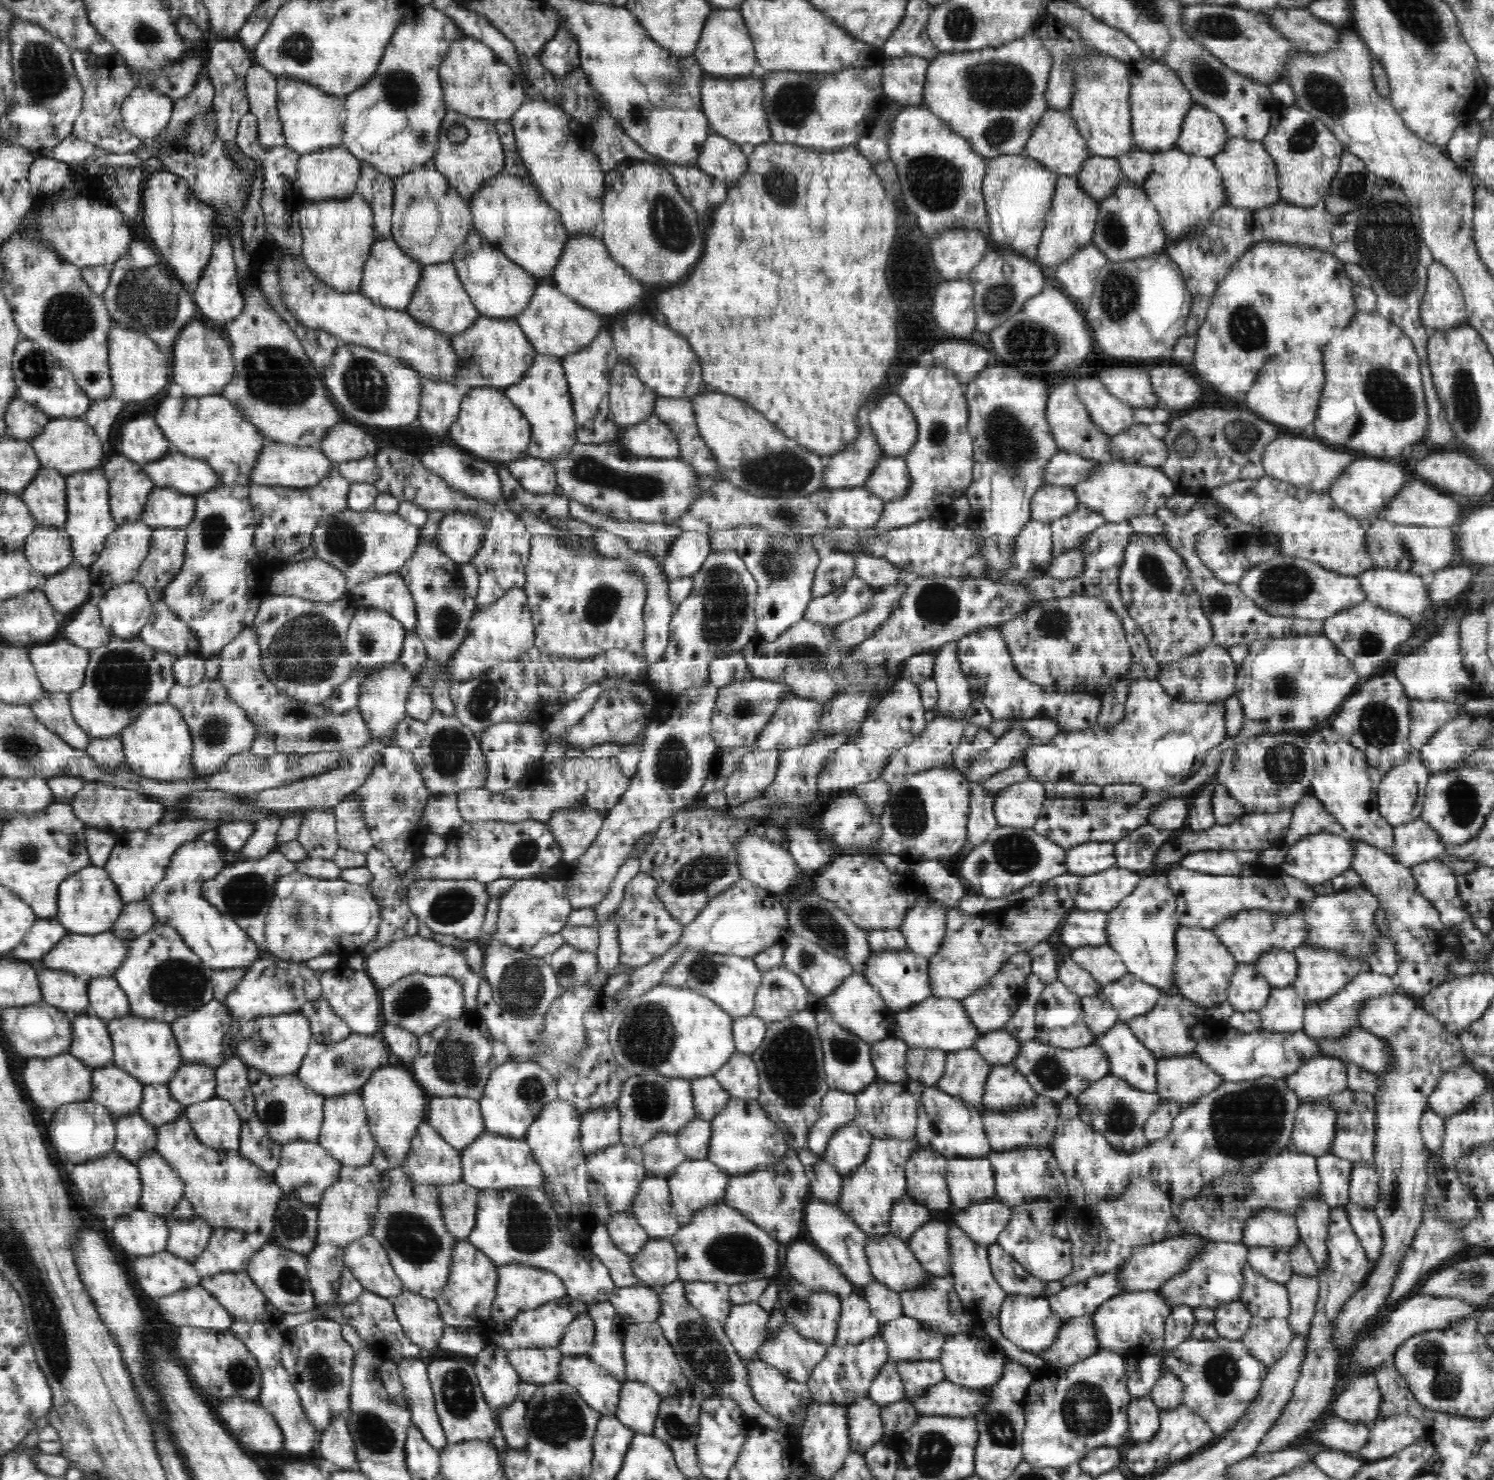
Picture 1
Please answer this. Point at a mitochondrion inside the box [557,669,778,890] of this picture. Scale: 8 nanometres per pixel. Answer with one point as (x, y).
(672, 764)

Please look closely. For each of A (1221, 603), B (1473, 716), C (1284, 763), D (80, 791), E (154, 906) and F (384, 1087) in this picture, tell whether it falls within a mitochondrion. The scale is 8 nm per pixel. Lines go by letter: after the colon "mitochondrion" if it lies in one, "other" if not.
A: mitochondrion
B: other
C: mitochondrion
D: other
E: other
F: other

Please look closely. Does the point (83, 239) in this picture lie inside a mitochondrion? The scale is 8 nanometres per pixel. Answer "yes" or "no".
no

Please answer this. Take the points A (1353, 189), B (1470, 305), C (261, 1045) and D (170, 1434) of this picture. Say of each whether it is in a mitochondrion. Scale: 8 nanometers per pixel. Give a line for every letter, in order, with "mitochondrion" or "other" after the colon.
A: mitochondrion
B: other
C: mitochondrion
D: other

